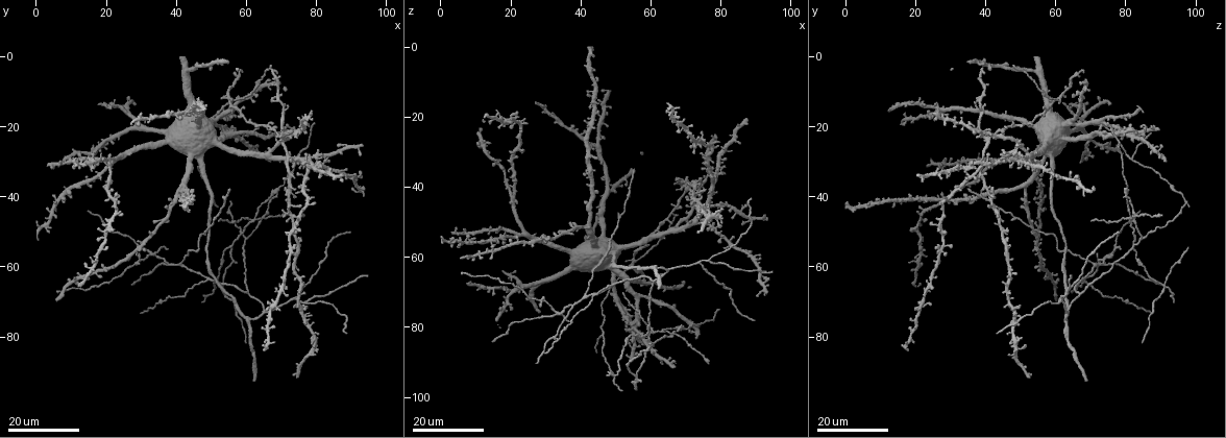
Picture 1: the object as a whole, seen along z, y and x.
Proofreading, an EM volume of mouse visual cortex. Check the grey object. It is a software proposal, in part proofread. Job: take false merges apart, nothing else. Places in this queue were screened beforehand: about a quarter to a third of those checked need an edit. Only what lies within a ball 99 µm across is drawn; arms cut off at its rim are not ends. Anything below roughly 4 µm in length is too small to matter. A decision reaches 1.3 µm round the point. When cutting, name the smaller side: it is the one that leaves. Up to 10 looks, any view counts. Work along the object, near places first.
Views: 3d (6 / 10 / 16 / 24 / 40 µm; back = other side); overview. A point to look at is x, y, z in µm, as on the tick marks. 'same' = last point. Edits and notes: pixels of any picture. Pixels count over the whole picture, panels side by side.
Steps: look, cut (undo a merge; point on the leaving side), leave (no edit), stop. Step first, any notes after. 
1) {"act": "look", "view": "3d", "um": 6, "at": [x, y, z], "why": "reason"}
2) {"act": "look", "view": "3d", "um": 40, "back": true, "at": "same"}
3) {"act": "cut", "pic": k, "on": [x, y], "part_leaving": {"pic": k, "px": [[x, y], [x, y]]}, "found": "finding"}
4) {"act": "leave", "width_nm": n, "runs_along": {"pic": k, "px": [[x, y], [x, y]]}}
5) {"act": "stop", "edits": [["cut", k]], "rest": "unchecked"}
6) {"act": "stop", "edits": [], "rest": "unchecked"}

{"act": "look", "view": "3d", "um": 16, "at": [77.0, 70.5, 61.0], "why": "branch point"}

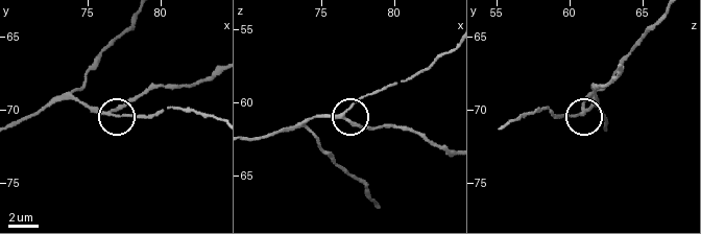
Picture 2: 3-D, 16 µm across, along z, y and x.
{"act": "look", "view": "3d", "um": 6, "at": [76.4, 70.4, 60.8]}

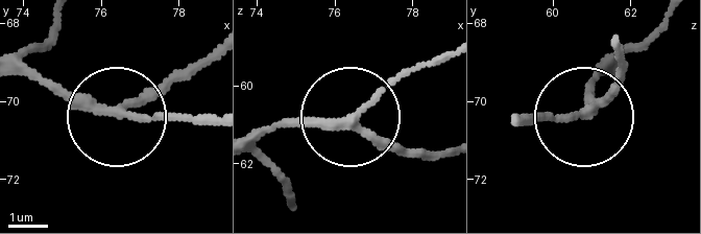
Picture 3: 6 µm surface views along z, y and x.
{"act": "leave", "runs_along": {"pic": 3, "px": [[22, 76], [122, 113], [178, 70]]}, "found": "all the same neuron"}

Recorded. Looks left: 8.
{"act": "look", "view": "3d", "um": 24, "at": [37.5, 59.0, 73.5], "why": "branch point"}

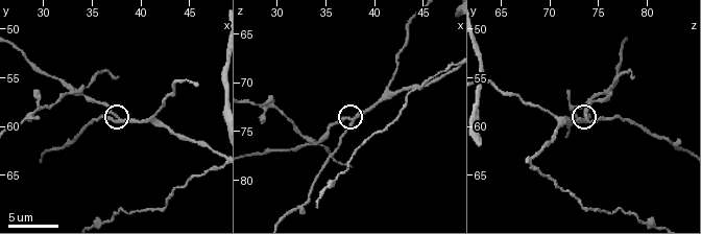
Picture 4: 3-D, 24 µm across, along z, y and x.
{"act": "look", "view": "3d", "um": 6, "at": [37.8, 59.2, 73.6]}

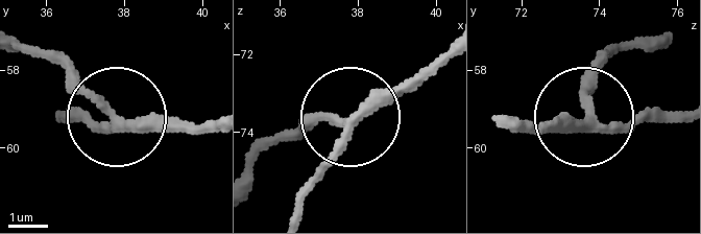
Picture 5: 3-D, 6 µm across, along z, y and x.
{"act": "leave", "arms": 3, "found": "continuous, no second neuron"}

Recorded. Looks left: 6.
{"act": "look", "view": "3d", "um": 16, "at": [46.5, 29.5, 82.0], "why": "side arm on a straight run"}

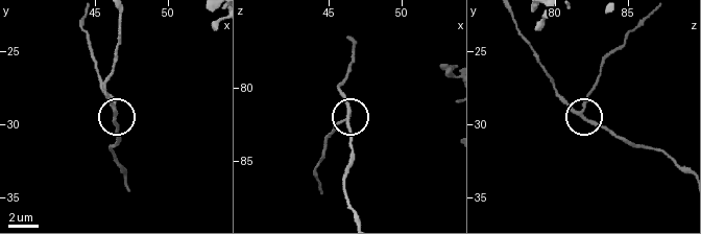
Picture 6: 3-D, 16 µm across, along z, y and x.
{"act": "look", "view": "3d", "um": 10, "at": [46.4, 29.4, 82.0]}

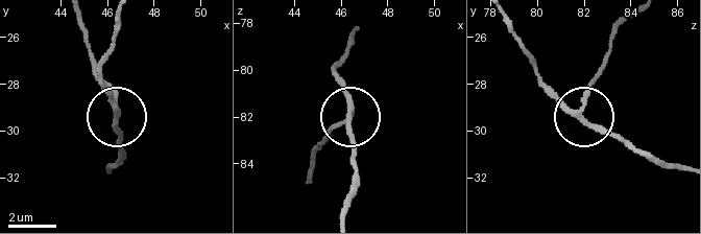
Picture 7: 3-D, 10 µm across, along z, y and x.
{"act": "look", "view": "3d", "um": 10, "back": true, "at": [46.4, 29.2, 81.8], "why": "from behind"}

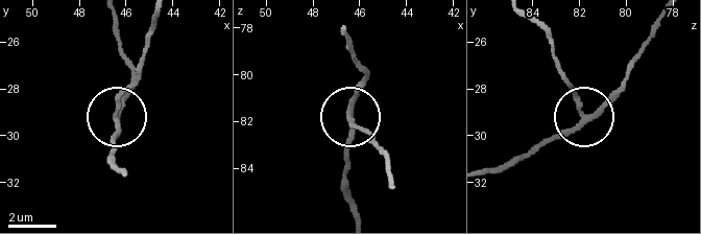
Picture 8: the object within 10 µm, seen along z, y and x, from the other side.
{"act": "leave", "arms": 3, "runs_along": {"pic": 8, "px": [[347, 32], [363, 72], [352, 118], [373, 144]]}, "found": "continuous, no second neuron"}

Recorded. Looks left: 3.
{"act": "look", "view": "3d", "um": 16, "at": [48.5, 64.0, 68.5]}

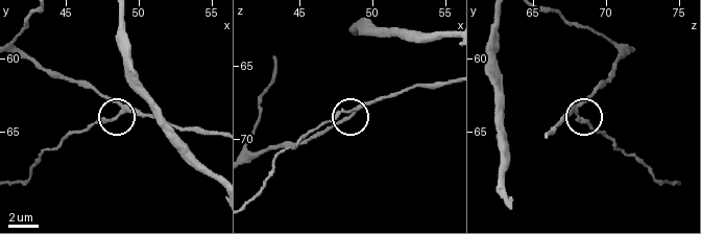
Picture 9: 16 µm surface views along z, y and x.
{"act": "look", "view": "3d", "um": 10, "at": [48.8, 63.6, 68.0]}

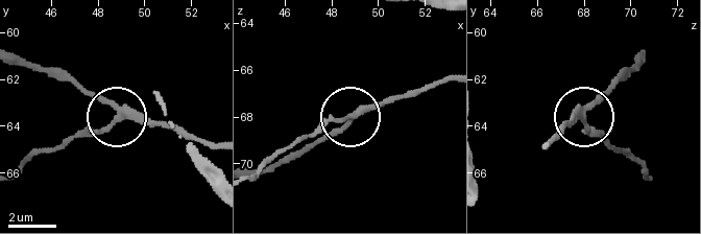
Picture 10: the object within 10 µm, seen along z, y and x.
{"act": "cut", "pic": 10, "on": [96, 131], "width_nm": 240, "part_leaving": {"pic": 10, "px": [[128, 114], [34, 151], [17, 168]]}, "found": "a second neuron is stuck on"}

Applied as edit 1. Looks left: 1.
{"act": "look", "view": "3d", "um": 10, "at": [33.0, 56.4, 75.6], "why": "looks like a crossing"}

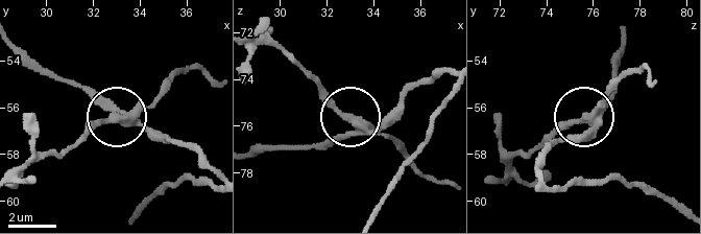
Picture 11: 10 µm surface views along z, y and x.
{"act": "cut", "pic": 11, "on": [100, 122], "arms": 4, "found": "two neurons meet here"}

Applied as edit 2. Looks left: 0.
{"act": "stop", "edits": [["cut", 10], ["cut", 11]], "rest": "unchecked"}

